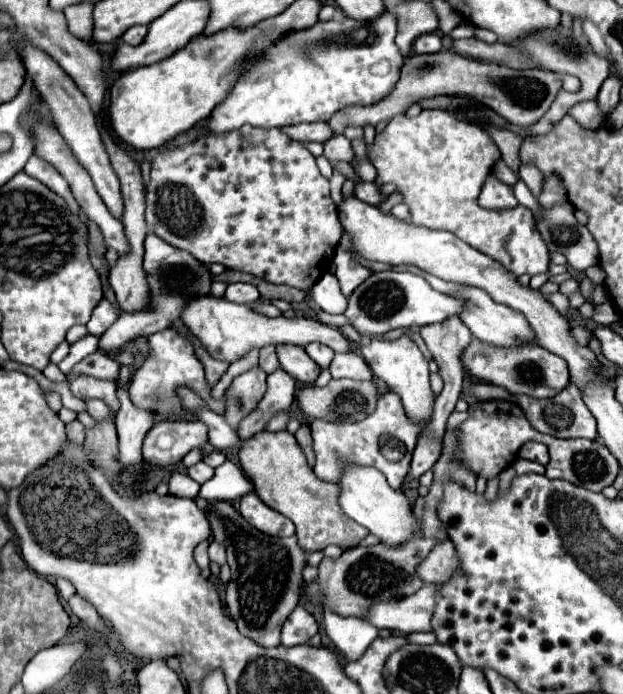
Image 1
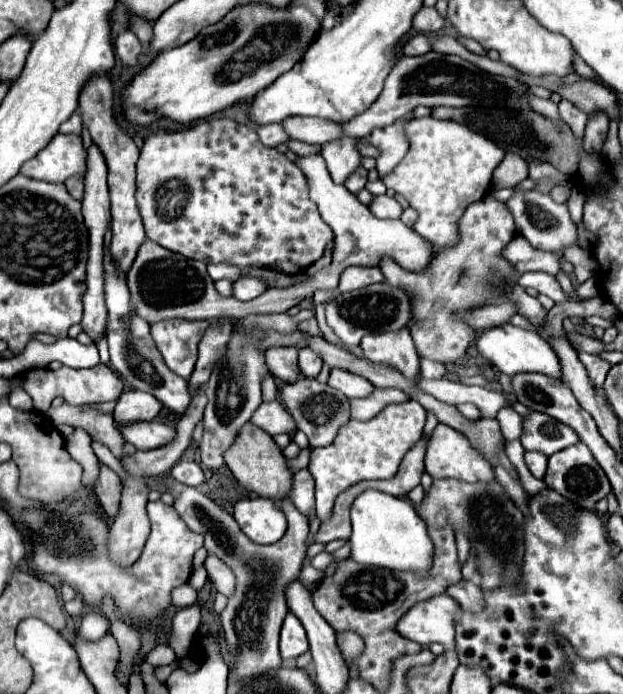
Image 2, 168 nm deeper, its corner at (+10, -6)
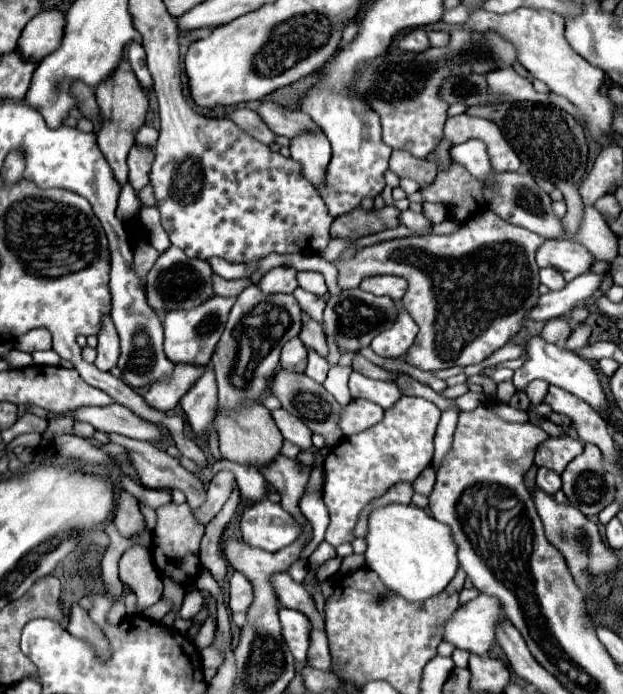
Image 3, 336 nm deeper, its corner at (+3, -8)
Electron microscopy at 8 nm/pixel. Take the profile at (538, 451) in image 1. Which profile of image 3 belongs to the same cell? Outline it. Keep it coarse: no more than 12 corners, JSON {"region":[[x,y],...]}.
{"region":[[547,468],[537,470],[537,488],[553,496],[561,490],[561,476]]}

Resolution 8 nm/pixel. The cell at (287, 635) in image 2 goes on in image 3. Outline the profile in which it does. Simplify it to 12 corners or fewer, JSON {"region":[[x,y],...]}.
{"region":[[279,608],[283,638],[297,662],[307,656],[307,616]]}

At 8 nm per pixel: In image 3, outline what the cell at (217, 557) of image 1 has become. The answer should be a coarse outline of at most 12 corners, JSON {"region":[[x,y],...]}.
{"region":[[235,572],[229,580],[231,612],[247,612],[253,586]]}

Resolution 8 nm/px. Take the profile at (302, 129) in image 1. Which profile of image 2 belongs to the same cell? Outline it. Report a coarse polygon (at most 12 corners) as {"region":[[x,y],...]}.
{"region":[[282,124],[256,126],[266,146],[280,146],[290,140]]}

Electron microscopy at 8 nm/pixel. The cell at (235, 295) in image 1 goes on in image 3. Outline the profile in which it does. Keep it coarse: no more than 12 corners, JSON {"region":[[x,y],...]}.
{"region":[[273,268],[259,286],[267,294],[291,294],[297,270]]}

